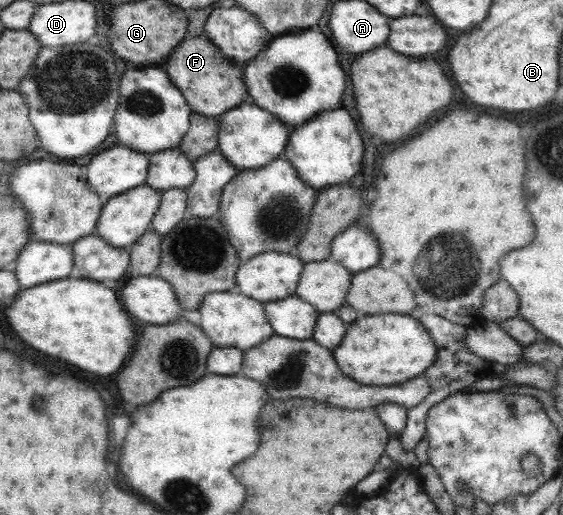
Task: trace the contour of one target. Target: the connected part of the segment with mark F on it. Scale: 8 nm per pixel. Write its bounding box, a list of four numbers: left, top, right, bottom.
[164,38,248,116]

